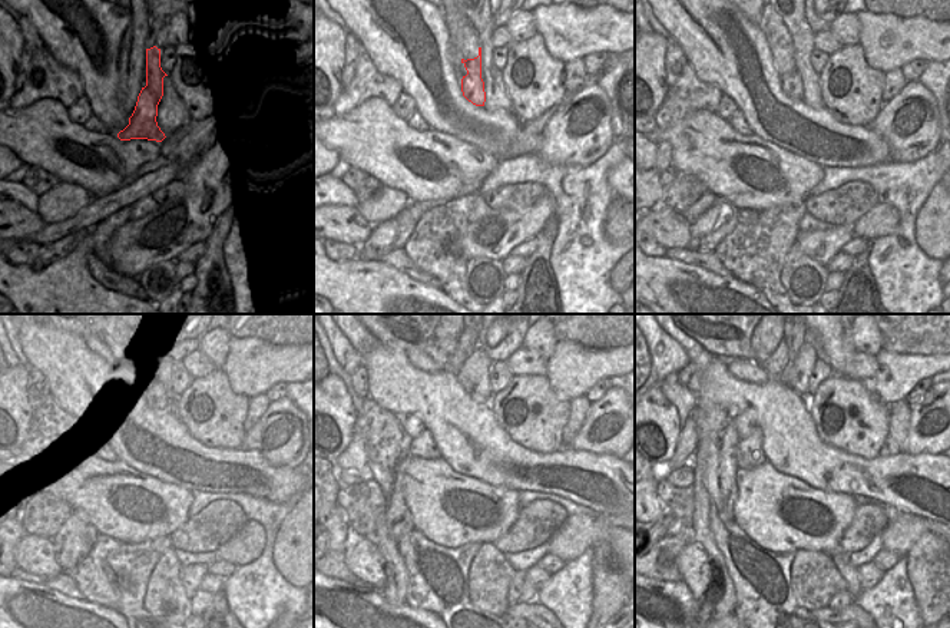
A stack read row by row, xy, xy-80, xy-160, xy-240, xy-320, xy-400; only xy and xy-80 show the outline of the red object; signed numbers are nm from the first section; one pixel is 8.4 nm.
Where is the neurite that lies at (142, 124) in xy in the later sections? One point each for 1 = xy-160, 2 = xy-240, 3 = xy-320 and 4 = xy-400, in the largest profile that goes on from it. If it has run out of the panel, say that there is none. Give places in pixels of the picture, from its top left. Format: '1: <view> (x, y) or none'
1: xy-160 (791, 82)
2: xy-240 (156, 395)
3: xy-320 (474, 374)
4: xy-400 (798, 376)

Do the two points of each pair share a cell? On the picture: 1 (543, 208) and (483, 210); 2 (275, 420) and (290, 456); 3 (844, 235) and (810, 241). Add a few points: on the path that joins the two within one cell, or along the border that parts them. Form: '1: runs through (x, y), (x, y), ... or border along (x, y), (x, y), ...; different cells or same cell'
1: border along (493, 211), (469, 224); different cells
2: runs through (281, 429), (281, 436), (288, 448); same cell
3: runs through (836, 235), (830, 241), (818, 241); same cell

